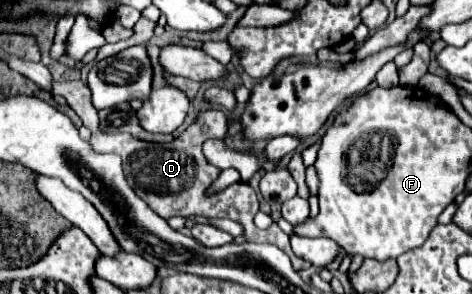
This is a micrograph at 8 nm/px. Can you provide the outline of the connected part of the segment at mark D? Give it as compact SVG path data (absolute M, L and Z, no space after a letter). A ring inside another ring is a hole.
M54 81L52 85L54 95L62 95L68 105L76 111L76 115L82 119L84 127L88 127L92 131L90 137L90 145L96 149L96 153L116 153L122 157L124 161L124 175L128 177L128 185L132 185L132 189L136 189L136 195L146 201L146 205L156 211L160 217L168 219L172 215L204 215L204 217L226 217L226 219L234 219L244 227L244 237L246 241L256 241L256 243L272 243L276 247L280 247L292 261L292 267L296 271L300 269L308 269L308 261L296 257L290 249L290 237L274 223L272 227L266 230L260 230L254 224L254 217L259 211L259 197L256 191L246 185L246 183L234 183L218 193L208 195L210 185L218 179L220 169L210 165L206 161L206 157L202 155L202 143L200 139L208 139L208 137L224 137L228 133L228 125L226 125L226 117L220 109L202 109L196 115L196 121L184 131L180 133L176 139L172 139L170 143L148 143L148 141L140 141L136 137L128 137L128 133L120 133L120 135L112 135L112 133L104 133L100 129L98 123L98 111L92 105L92 93L88 89L88 85L84 85L82 81Z

